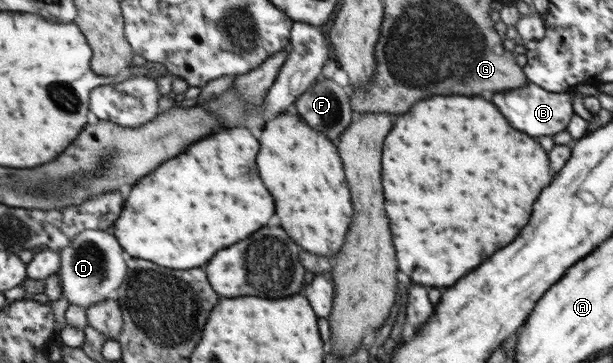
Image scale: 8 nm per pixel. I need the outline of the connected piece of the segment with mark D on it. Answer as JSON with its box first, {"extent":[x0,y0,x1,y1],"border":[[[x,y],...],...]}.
{"extent":[57,230,129,309],"border":[[[86,230],[78,234],[71,242],[71,246],[59,252],[62,258],[62,265],[57,272],[60,276],[62,285],[61,296],[65,297],[69,304],[82,306],[88,309],[90,306],[97,305],[98,302],[110,300],[115,297],[117,290],[126,281],[129,266],[127,260],[123,258],[125,249],[113,232],[105,230]]]}

